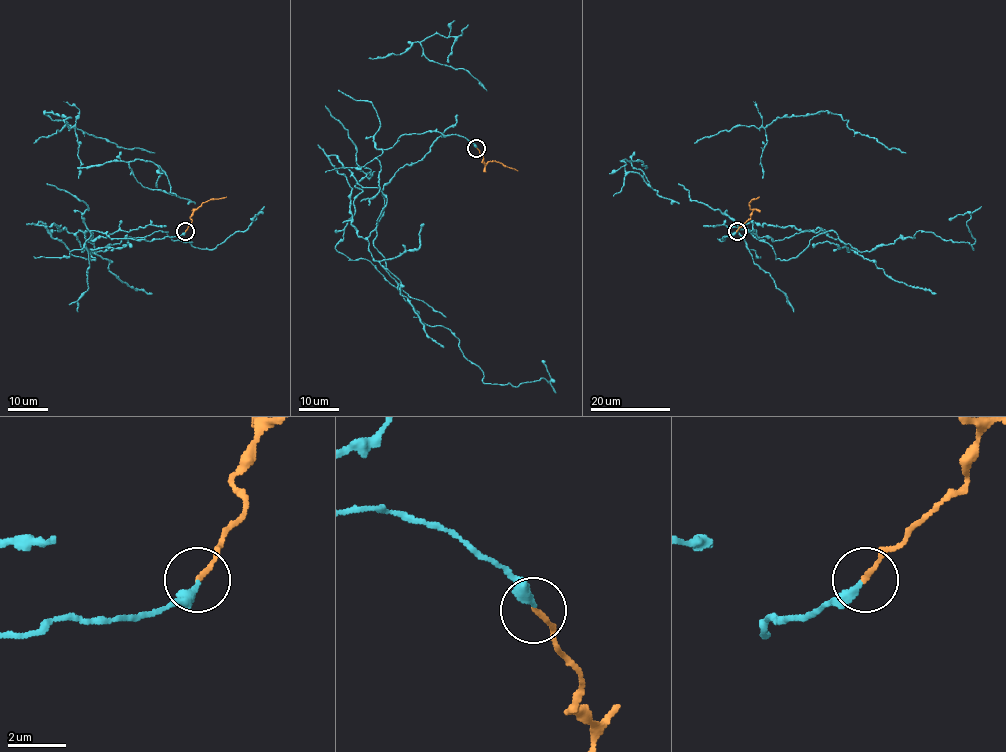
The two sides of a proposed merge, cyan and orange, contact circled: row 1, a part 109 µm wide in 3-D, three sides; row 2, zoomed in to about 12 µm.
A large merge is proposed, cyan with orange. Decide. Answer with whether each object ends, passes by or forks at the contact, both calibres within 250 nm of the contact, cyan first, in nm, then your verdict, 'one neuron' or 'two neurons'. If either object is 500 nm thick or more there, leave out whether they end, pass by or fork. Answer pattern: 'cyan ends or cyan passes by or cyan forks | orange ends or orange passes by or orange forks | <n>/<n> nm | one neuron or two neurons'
cyan ends | orange ends | 320/160 nm | one neuron

